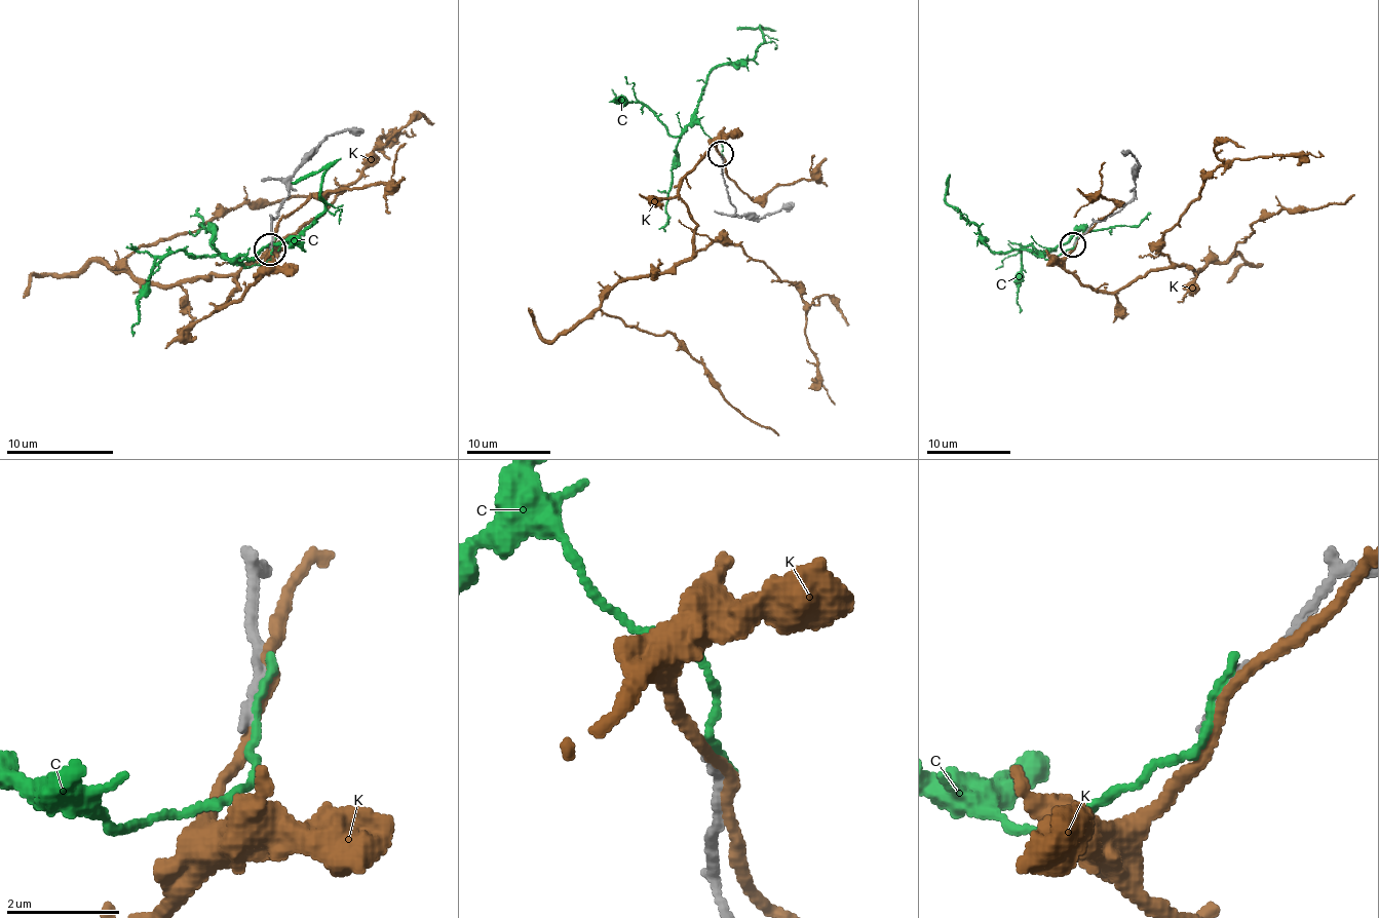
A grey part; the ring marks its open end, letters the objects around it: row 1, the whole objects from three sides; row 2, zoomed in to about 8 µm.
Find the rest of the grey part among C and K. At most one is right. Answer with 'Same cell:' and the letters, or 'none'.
Same cell: none

